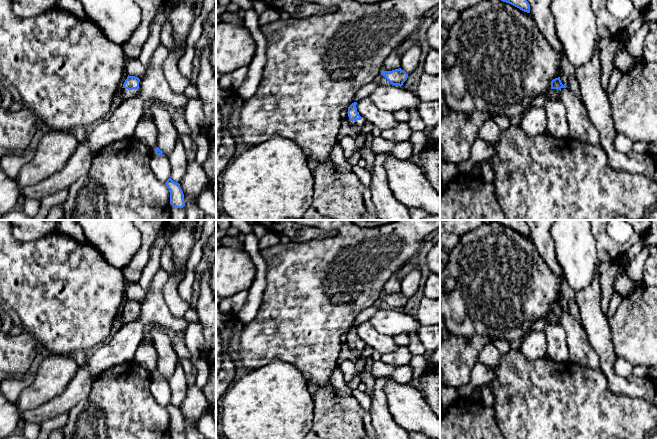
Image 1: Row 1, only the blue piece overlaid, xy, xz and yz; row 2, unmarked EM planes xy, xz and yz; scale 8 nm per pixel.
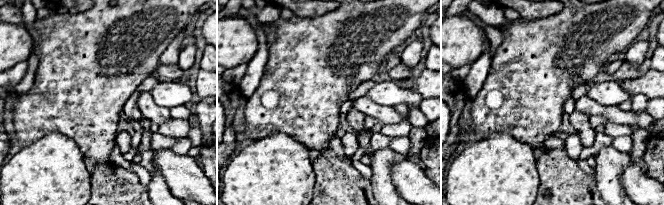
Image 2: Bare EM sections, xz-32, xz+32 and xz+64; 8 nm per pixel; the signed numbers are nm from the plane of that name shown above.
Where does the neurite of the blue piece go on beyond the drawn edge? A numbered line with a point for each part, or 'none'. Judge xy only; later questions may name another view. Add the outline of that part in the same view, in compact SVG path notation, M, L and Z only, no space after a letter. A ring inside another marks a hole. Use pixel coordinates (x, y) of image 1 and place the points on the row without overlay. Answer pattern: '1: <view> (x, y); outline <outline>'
1: xy (127, 318); outline M123 312L122 319L123 319L123 325L132 322L138 317L138 313L132 313L128 314Z

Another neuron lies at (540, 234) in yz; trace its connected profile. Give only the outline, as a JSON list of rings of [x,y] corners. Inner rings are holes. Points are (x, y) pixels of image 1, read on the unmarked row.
[[[555,220],[525,221],[530,229],[530,238],[543,260],[555,275],[564,277],[564,272],[556,258],[554,241],[550,234]]]

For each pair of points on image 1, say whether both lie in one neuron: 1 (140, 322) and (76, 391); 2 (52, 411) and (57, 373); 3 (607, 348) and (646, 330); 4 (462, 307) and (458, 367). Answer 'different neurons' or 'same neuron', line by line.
1: same neuron
2: different neurons
3: different neurons
4: different neurons

